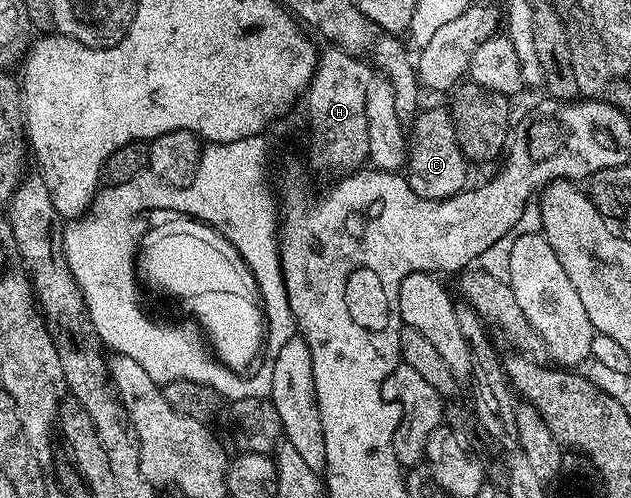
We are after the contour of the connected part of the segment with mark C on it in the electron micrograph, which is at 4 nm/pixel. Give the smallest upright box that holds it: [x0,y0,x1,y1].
[405,106,469,200]

